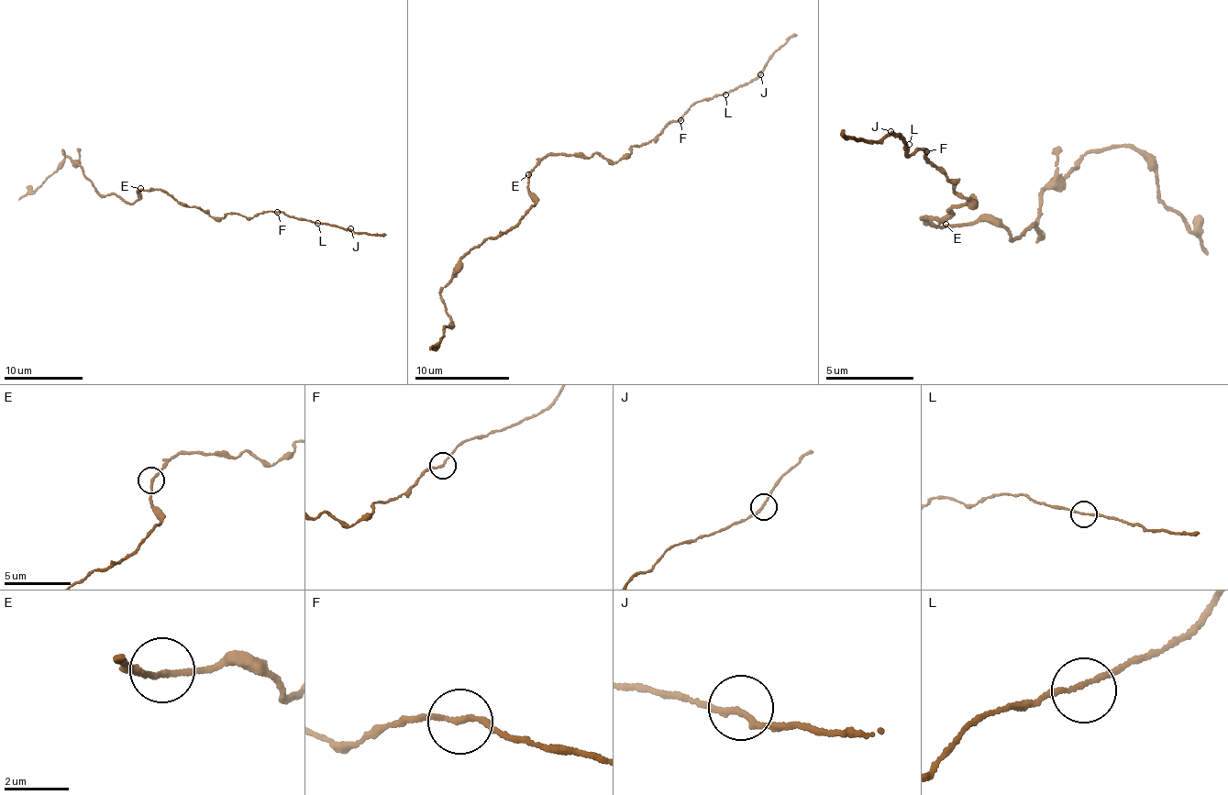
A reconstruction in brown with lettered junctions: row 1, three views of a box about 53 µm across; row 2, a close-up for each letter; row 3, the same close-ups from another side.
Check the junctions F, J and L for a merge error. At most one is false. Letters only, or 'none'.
none

